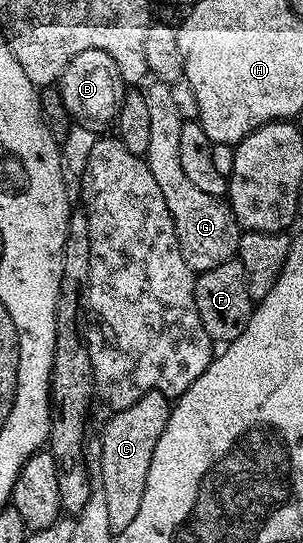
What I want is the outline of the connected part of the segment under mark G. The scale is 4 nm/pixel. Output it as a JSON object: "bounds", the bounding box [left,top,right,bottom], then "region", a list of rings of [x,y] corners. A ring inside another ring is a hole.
{"bounds":[145,80,242,272],"region":[[[155,80],[149,81],[147,86],[145,98],[150,108],[150,144],[146,161],[150,172],[154,172],[154,180],[158,180],[158,188],[162,188],[162,196],[166,196],[170,216],[176,219],[176,235],[182,256],[193,272],[203,272],[223,262],[231,262],[240,252],[242,227],[232,215],[232,207],[227,201],[194,188],[194,184],[186,180],[186,172],[182,172],[179,136],[182,135],[185,119],[180,118],[178,108],[174,108],[172,86]],[[180,202],[184,210],[180,210]]]}

